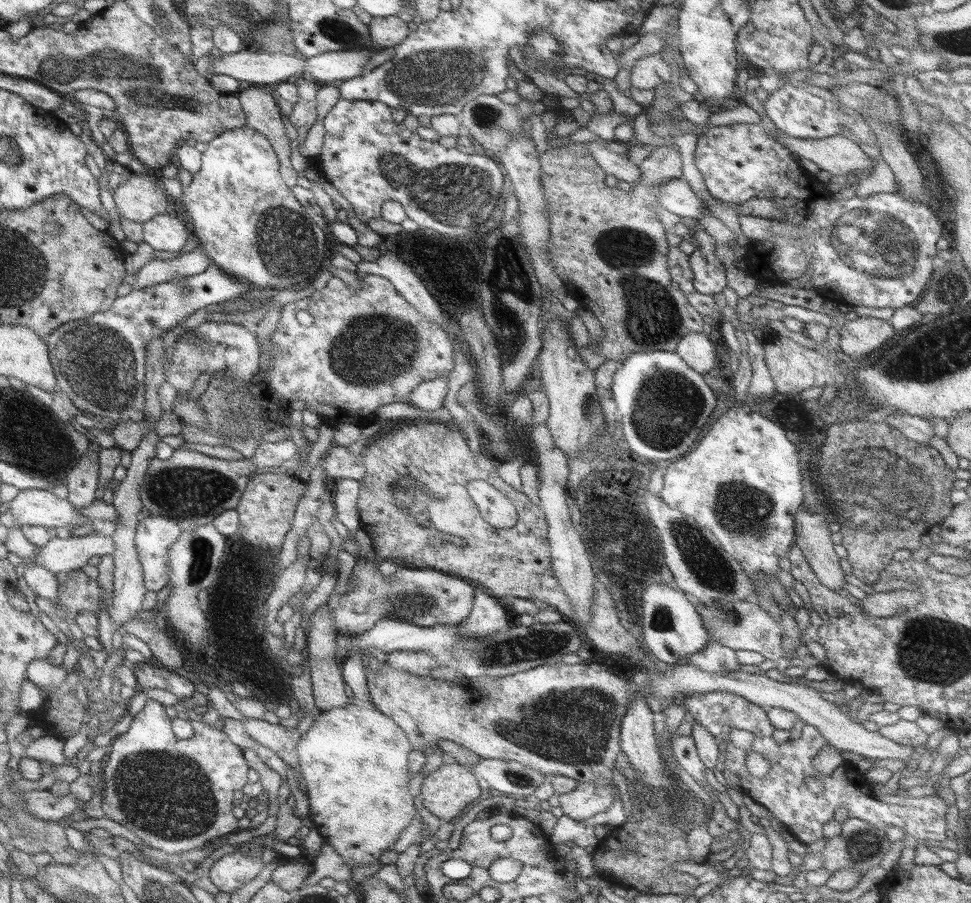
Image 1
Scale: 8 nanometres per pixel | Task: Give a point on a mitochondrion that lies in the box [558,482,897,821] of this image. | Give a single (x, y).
(708, 566)

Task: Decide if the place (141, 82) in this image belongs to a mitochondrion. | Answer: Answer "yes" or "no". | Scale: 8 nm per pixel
yes

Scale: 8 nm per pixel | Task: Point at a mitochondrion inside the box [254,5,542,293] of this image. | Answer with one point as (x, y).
(428, 80)

